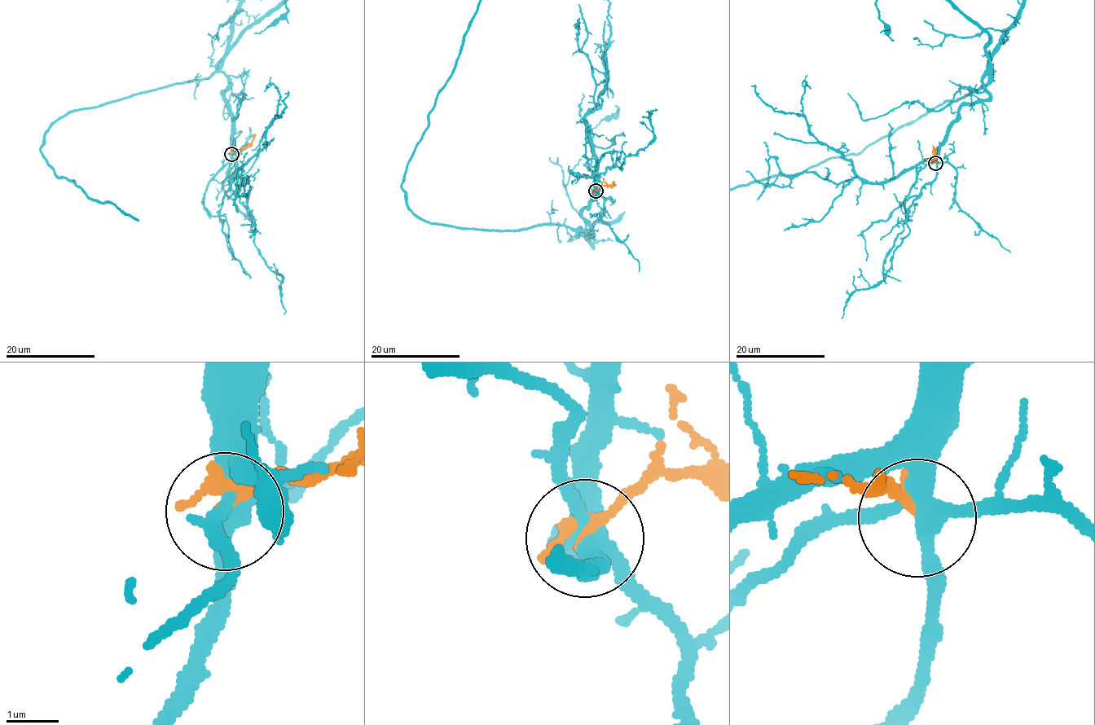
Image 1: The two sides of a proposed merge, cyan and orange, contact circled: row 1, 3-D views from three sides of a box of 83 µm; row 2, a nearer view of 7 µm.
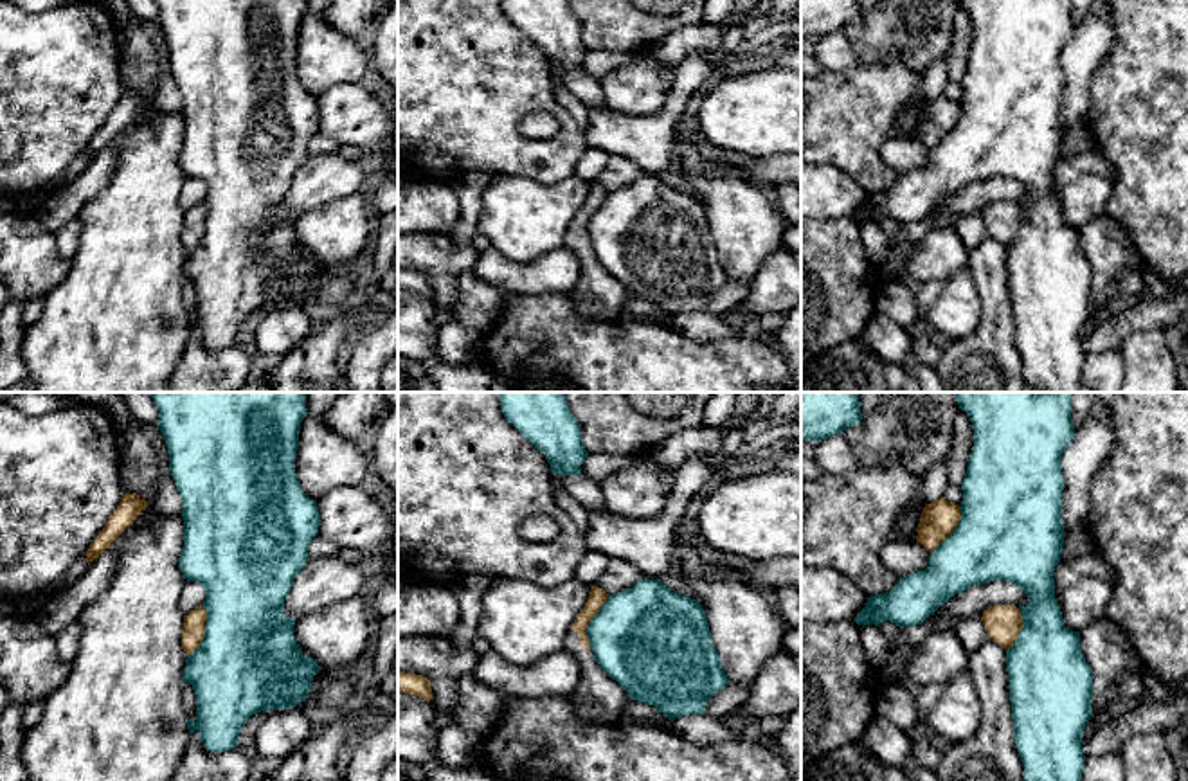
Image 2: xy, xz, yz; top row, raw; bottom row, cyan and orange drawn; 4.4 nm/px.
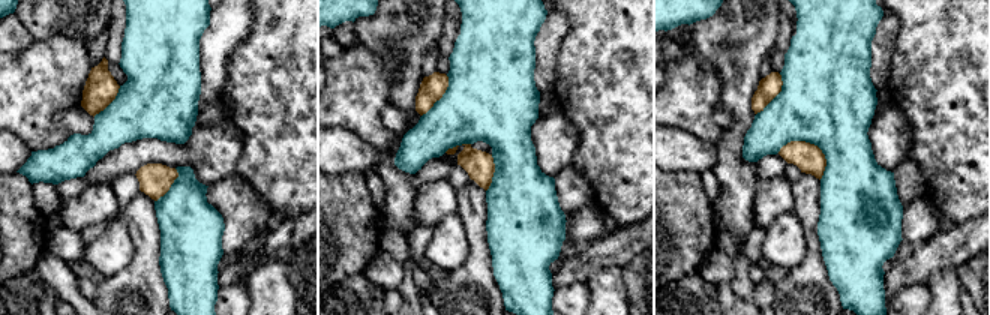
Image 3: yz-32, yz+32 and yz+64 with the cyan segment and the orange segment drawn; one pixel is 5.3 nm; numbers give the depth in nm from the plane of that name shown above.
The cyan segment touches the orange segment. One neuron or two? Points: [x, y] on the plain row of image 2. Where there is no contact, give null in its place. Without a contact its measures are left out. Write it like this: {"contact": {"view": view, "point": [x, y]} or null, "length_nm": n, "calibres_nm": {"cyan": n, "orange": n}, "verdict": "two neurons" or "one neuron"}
{"contact": {"view": "xy", "point": [206, 227]}, "length_nm": 240, "calibres_nm": {"cyan": 460, "orange": 100}, "verdict": "two neurons"}

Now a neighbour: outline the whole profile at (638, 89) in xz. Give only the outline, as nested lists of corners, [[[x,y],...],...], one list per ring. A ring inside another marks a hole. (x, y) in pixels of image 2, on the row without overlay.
[[[646,54],[614,68],[599,83],[608,108],[644,117],[662,108],[673,83],[673,72]]]

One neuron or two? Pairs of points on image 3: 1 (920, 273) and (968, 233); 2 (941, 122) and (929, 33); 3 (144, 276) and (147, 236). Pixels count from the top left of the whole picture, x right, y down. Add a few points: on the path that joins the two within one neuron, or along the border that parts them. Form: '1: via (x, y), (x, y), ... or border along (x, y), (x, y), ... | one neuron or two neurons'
1: via (932, 261), (944, 249), (951, 249), (956, 245) | one neuron
2: via (941, 99), (941, 56) | one neuron
3: via (144, 266), (146, 246) | one neuron

